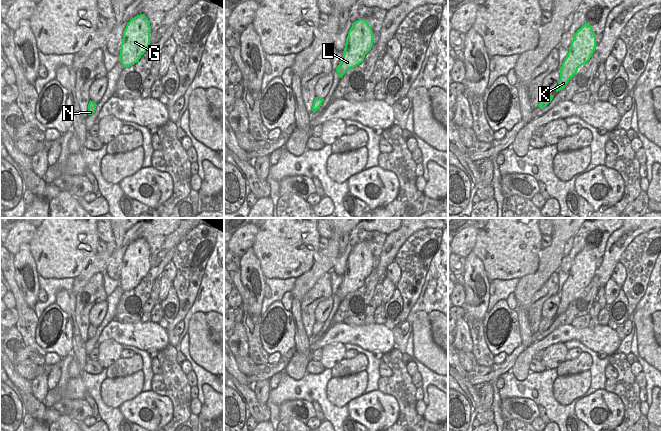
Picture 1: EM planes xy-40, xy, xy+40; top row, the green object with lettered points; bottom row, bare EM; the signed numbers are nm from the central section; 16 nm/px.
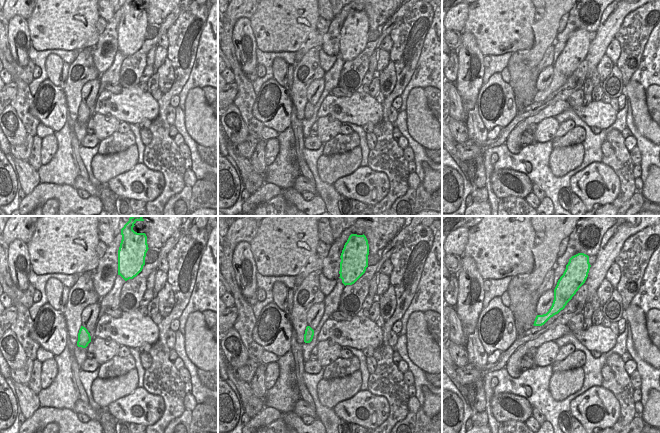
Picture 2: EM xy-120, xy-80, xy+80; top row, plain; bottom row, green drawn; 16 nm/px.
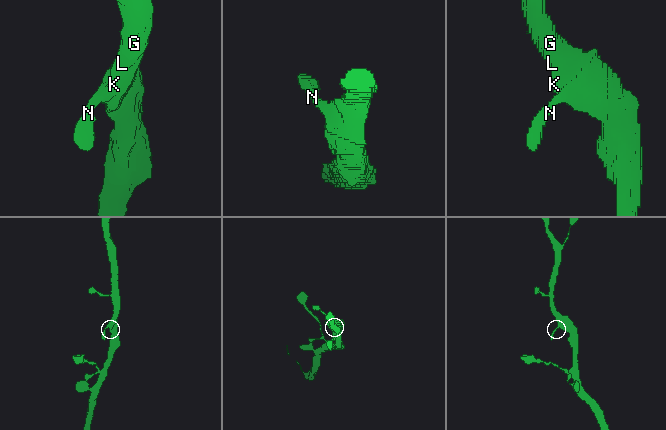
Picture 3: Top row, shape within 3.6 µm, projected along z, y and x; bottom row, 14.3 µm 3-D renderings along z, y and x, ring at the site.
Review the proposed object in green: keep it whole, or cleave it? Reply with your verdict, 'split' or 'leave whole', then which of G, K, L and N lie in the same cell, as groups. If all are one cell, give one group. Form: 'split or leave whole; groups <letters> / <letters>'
leave whole; groups G K L N

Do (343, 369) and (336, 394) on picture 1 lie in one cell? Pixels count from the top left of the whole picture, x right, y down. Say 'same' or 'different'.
different

